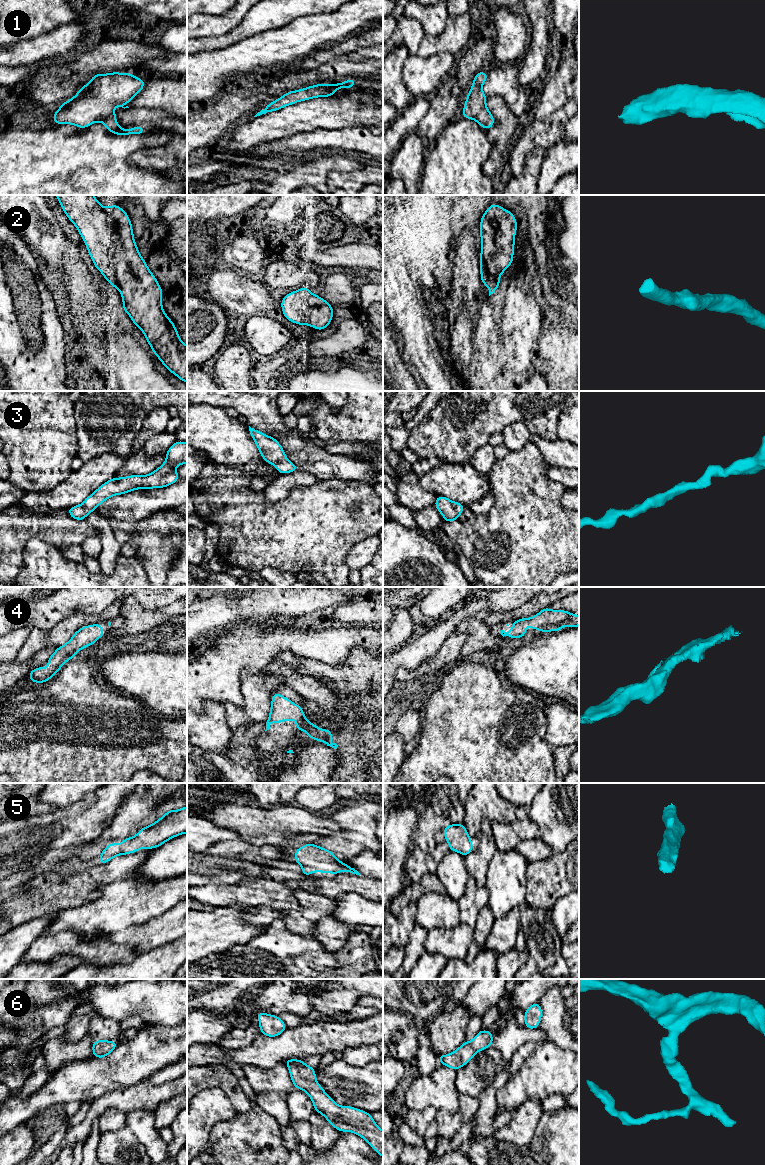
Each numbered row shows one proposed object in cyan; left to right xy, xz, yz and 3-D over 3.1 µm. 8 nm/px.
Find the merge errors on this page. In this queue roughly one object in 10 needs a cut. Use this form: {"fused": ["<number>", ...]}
{"fused": []}

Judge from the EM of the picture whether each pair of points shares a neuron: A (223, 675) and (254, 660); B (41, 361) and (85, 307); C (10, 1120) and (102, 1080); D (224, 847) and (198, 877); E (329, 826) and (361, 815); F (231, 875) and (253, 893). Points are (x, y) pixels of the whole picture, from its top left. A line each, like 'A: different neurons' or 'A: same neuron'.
A: same neuron
B: different neurons
C: same neuron
D: same neuron
E: different neurons
F: different neurons

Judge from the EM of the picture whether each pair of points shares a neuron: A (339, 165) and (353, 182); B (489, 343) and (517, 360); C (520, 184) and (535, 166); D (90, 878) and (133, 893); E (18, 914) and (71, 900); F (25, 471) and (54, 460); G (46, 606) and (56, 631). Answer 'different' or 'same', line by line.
A: different
B: different
C: same
D: different
E: same
F: same
G: different

